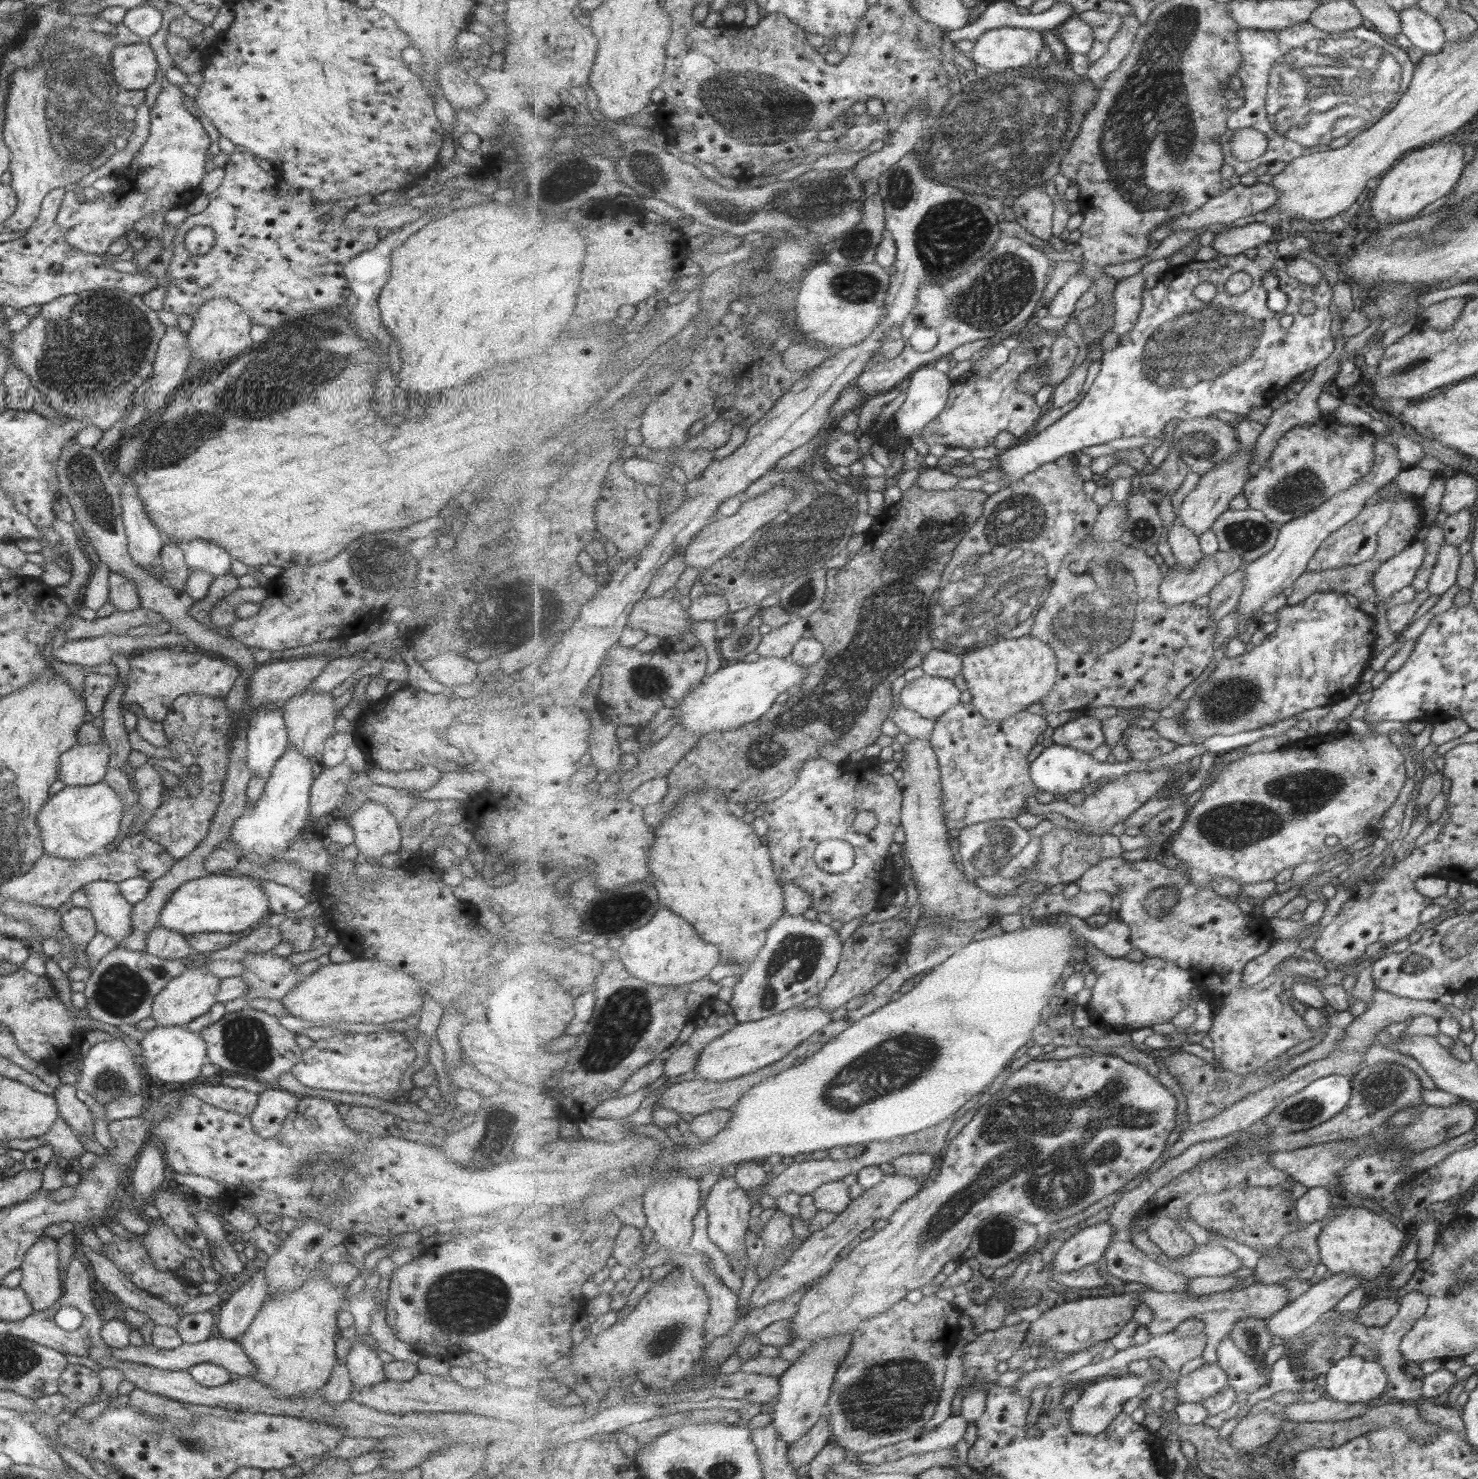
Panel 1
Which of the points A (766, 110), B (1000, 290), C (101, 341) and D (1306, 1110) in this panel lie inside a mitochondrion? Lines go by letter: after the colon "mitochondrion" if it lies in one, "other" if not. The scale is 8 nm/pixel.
A: mitochondrion
B: mitochondrion
C: mitochondrion
D: mitochondrion

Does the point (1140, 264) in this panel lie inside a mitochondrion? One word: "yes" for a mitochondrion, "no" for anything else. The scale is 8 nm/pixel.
no

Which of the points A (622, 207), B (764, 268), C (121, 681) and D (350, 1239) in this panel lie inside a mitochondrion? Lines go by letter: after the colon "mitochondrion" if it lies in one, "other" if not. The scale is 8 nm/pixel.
A: other
B: other
C: other
D: other

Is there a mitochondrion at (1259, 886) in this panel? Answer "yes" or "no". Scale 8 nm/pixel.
no

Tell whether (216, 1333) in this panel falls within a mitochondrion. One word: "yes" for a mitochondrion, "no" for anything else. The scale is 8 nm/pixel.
no

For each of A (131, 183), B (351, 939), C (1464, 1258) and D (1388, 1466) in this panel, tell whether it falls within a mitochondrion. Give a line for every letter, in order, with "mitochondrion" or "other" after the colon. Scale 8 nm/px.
A: other
B: other
C: mitochondrion
D: mitochondrion

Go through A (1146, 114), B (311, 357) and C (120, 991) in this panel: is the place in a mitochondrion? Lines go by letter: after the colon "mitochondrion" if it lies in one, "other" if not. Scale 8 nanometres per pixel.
A: mitochondrion
B: mitochondrion
C: mitochondrion

